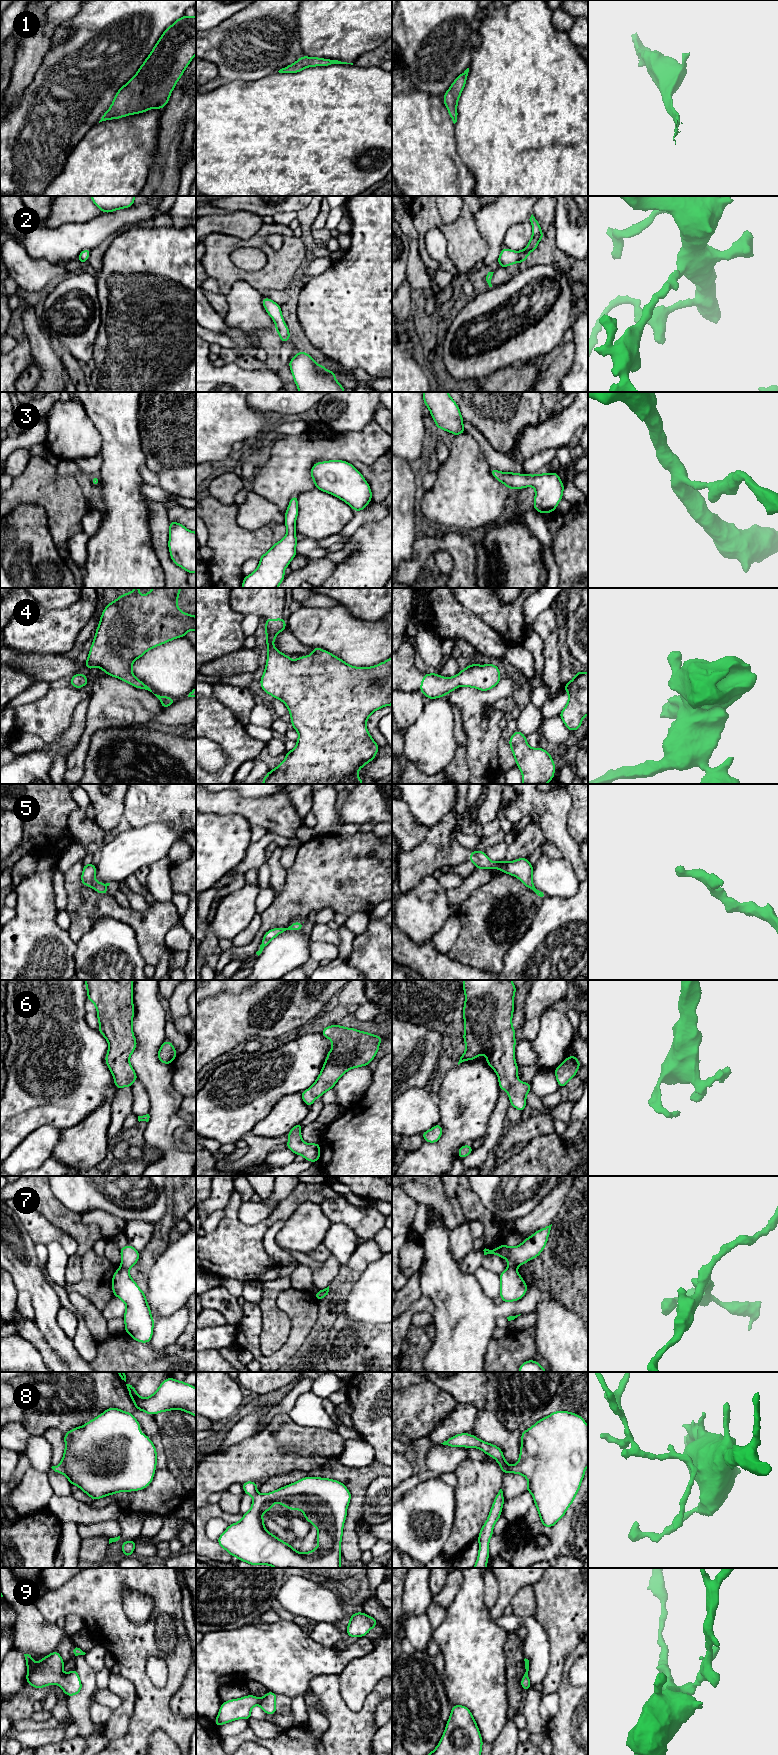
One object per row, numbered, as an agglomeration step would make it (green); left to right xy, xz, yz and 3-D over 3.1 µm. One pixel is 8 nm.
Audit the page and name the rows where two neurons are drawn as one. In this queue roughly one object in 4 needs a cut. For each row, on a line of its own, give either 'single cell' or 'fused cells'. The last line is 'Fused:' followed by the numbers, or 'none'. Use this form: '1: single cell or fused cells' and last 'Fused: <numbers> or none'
1: single cell
2: single cell
3: single cell
4: single cell
5: single cell
6: single cell
7: fused cells
8: single cell
9: single cell
Fused: 7

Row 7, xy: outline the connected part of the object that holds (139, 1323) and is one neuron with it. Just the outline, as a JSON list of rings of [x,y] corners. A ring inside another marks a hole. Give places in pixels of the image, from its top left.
[[[122,1267],[115,1271],[111,1287],[114,1296],[126,1304],[126,1311],[122,1317],[125,1322],[125,1332],[135,1341],[149,1343],[153,1336],[155,1321],[145,1293],[131,1278],[128,1269]]]

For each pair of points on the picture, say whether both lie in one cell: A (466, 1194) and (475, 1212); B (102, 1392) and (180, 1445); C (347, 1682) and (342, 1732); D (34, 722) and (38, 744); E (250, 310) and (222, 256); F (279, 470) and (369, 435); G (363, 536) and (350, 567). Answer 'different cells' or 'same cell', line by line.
A: same cell
B: different cells
C: different cells
D: different cells
E: different cells
F: same cell
G: same cell

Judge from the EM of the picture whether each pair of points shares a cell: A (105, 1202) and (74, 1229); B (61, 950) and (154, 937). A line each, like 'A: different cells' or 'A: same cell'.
A: different cells
B: different cells

